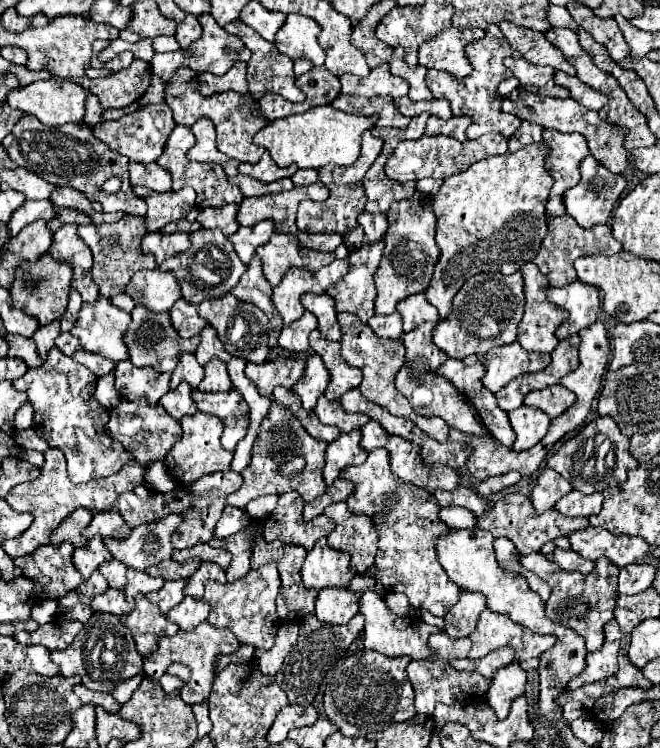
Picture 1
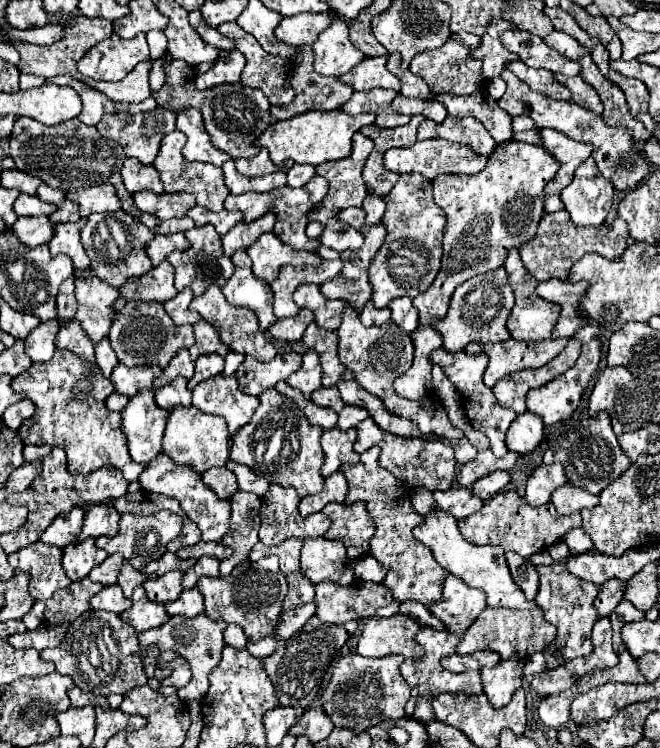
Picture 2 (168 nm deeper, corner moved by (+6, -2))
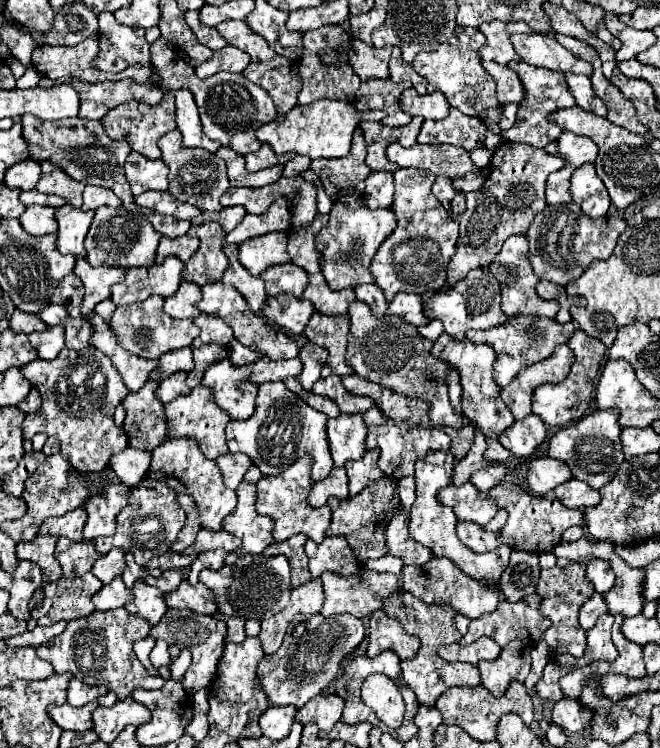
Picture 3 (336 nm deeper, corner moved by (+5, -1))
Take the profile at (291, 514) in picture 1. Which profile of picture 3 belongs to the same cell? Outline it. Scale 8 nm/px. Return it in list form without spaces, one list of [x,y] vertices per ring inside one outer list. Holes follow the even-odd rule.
[[[301,457],[297,459],[289,469],[285,469],[279,475],[269,475],[269,477],[261,477],[257,481],[257,513],[261,515],[269,515],[275,521],[275,529],[273,529],[273,537],[275,541],[285,541],[291,535],[303,533],[309,539],[313,539],[315,543],[321,543],[325,539],[325,531],[331,523],[331,509],[325,505],[321,509],[313,509],[307,503],[307,495],[311,491],[311,465],[313,459]]]

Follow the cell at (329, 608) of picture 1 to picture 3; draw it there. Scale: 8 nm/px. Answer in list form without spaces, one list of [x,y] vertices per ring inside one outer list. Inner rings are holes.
[[[359,569],[357,575],[349,575],[349,577],[335,575],[335,573],[327,571],[321,575],[321,579],[323,579],[323,589],[325,589],[325,603],[321,609],[323,617],[341,615],[341,613],[349,613],[349,615],[355,615],[359,619],[367,617],[373,611],[381,609],[383,599],[389,597],[399,587],[399,579],[393,573],[377,573],[371,569],[365,569],[365,571]]]

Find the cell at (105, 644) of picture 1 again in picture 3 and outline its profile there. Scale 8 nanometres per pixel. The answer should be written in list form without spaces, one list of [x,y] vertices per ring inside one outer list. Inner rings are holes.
[[[127,609],[115,611],[93,611],[87,617],[79,617],[67,623],[67,629],[57,635],[55,639],[37,647],[37,655],[49,661],[55,673],[73,673],[79,681],[89,685],[105,685],[109,691],[117,695],[119,701],[131,695],[135,687],[141,689],[159,689],[163,687],[165,679],[147,673],[147,669],[137,661],[133,653],[133,643],[145,639],[149,635],[151,625],[139,615],[131,615]]]

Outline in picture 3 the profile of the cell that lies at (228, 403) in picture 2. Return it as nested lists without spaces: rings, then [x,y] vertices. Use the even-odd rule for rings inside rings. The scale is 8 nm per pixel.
[[[223,359],[205,371],[203,385],[213,389],[215,403],[225,409],[231,419],[249,419],[255,411],[257,385],[249,381],[249,371],[249,365],[235,367],[229,359]]]

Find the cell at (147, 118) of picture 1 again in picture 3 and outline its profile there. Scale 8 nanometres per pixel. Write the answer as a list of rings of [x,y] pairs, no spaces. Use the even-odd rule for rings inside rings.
[[[165,93],[157,105],[147,105],[147,103],[137,103],[137,101],[121,103],[119,107],[111,109],[103,117],[101,123],[103,123],[103,127],[111,139],[117,139],[117,141],[123,139],[131,145],[133,151],[137,151],[149,159],[159,159],[161,157],[161,151],[157,145],[159,137],[177,127],[175,125],[175,97],[171,93]]]

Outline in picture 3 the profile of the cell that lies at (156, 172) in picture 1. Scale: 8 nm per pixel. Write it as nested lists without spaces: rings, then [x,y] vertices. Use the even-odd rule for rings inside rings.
[[[131,151],[129,157],[127,157],[127,181],[131,183],[133,195],[141,195],[141,193],[145,193],[149,189],[167,191],[167,173],[169,173],[169,169],[161,159],[147,159],[147,157],[143,157],[143,155],[135,153],[135,151]]]

